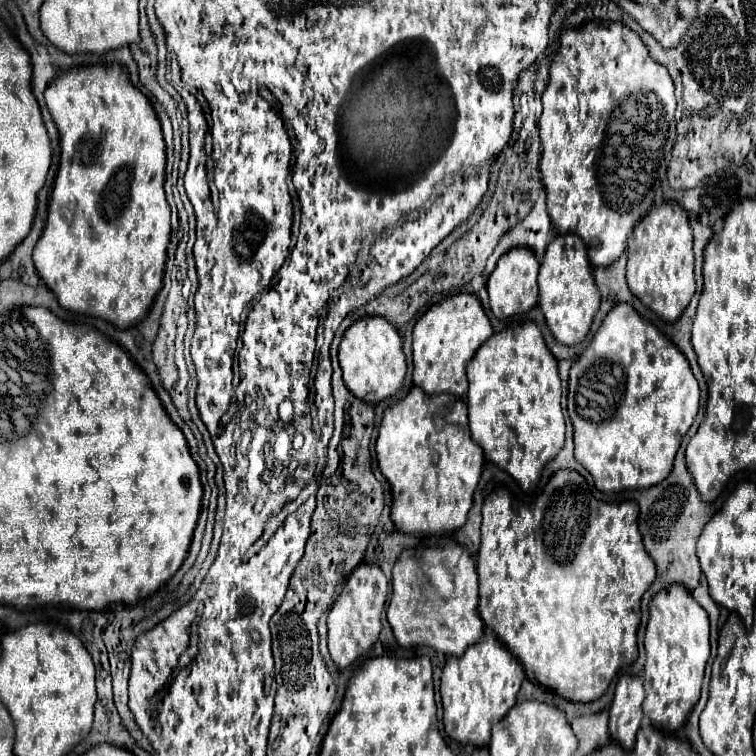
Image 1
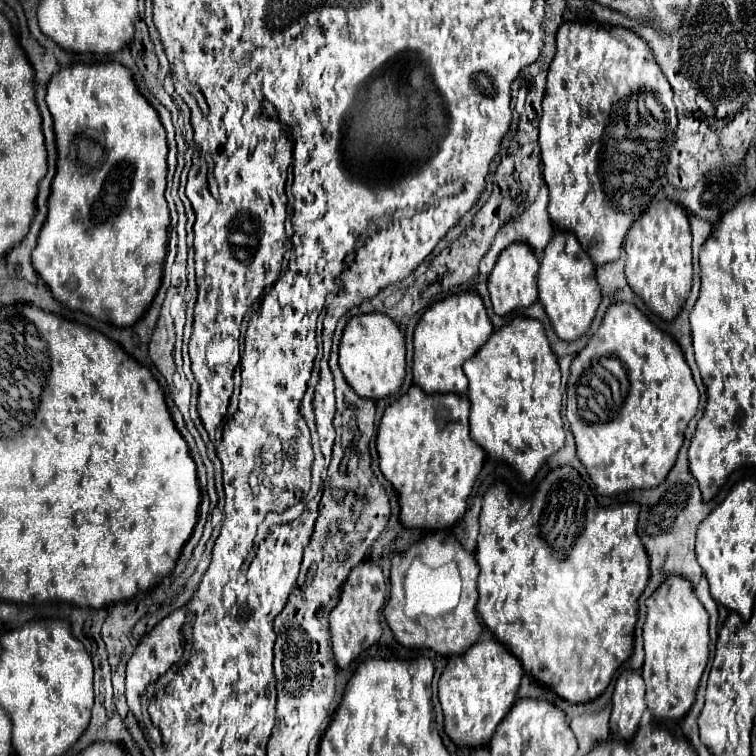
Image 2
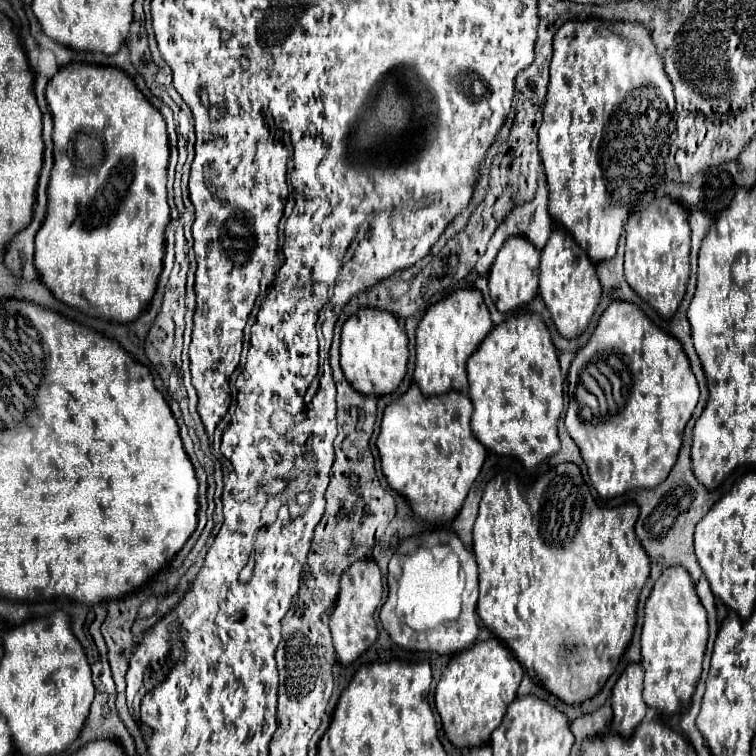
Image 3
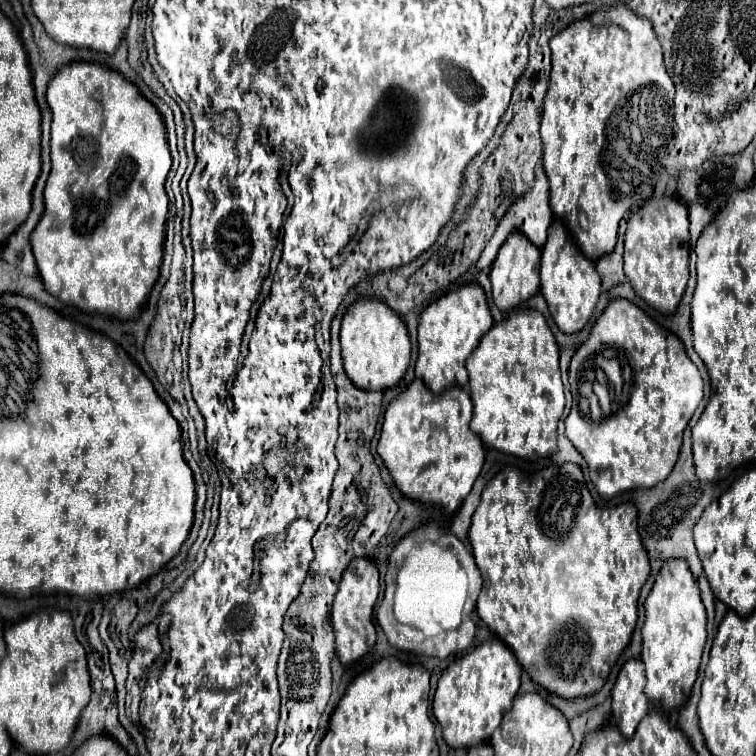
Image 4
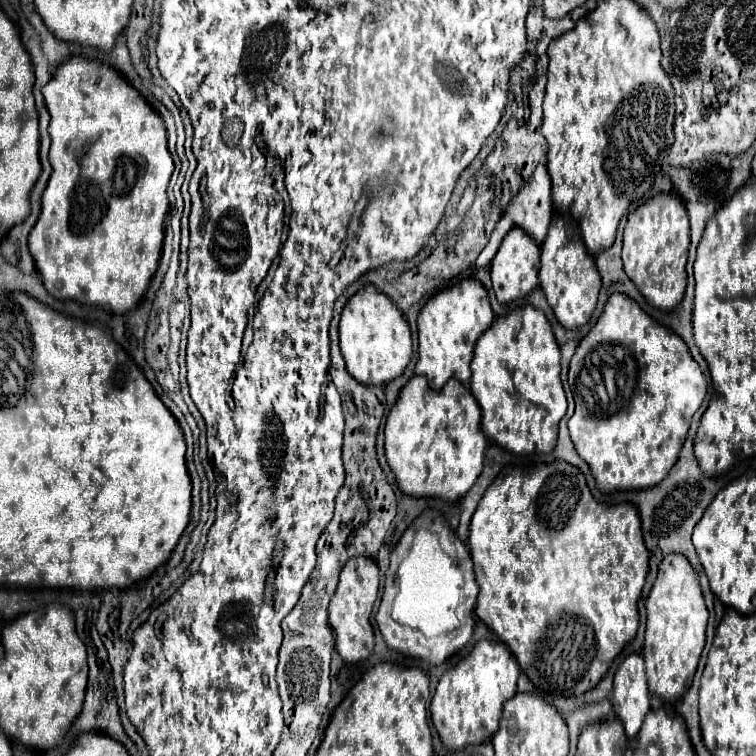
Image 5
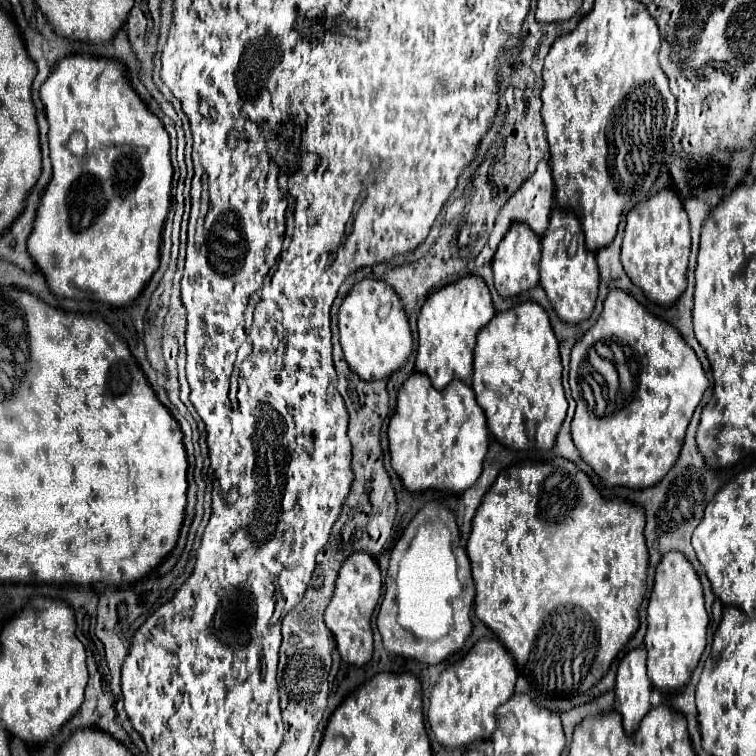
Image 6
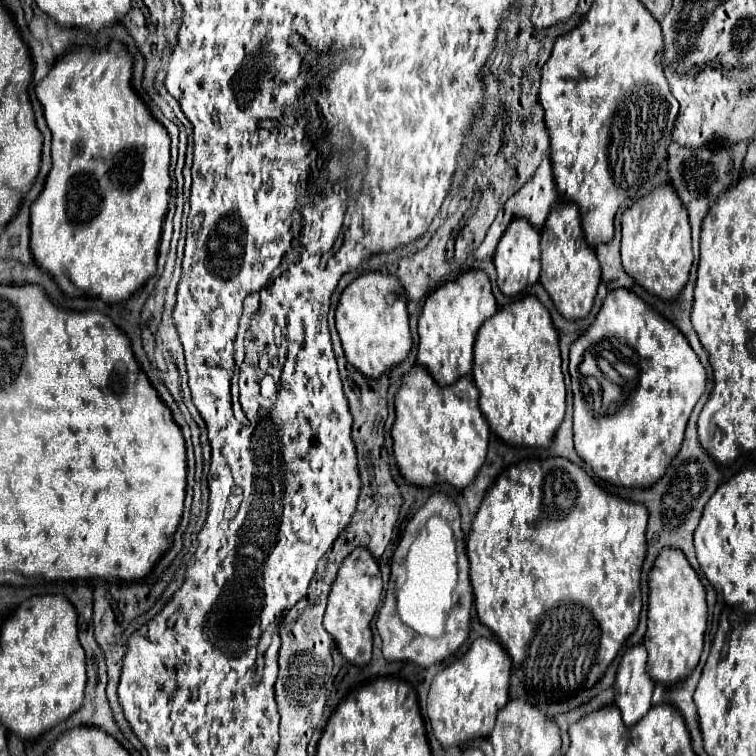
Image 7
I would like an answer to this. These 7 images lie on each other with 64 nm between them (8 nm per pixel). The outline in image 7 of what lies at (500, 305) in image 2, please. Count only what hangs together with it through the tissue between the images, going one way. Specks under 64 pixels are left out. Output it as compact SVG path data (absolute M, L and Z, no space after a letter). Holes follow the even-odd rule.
M514 220L496 248L494 266L498 274L498 288L506 296L516 296L526 286L536 284L540 278L540 232L528 220Z

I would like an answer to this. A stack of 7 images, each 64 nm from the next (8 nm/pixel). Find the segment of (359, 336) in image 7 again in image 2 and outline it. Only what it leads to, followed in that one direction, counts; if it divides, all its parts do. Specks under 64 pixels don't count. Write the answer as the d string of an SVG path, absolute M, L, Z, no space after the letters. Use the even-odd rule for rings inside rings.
M380 312L354 316L340 340L340 368L350 388L362 398L380 400L396 394L406 376L406 346L398 324Z

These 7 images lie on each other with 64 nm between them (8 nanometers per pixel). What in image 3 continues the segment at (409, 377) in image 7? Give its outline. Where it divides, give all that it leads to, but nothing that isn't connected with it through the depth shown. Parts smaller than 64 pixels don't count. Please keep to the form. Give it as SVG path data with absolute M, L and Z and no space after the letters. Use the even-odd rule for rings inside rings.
M414 382L396 402L386 406L376 440L388 484L406 498L412 516L428 522L452 522L472 482L478 478L486 448L470 432L472 402L464 394L424 396Z

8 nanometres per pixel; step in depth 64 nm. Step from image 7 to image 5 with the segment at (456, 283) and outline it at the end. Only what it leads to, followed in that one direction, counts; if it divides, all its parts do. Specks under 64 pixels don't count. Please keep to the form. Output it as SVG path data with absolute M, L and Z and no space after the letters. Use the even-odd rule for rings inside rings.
M470 278L470 280L462 280L462 282L454 284L452 288L446 288L442 292L438 292L432 300L428 300L428 304L422 308L422 312L418 316L418 362L416 362L416 374L426 376L430 388L434 388L434 390L442 390L442 386L450 378L456 378L462 384L470 382L470 360L472 360L476 340L482 336L484 330L490 328L492 322L494 322L494 312L490 308L488 294L486 294L486 288L482 286L482 282Z

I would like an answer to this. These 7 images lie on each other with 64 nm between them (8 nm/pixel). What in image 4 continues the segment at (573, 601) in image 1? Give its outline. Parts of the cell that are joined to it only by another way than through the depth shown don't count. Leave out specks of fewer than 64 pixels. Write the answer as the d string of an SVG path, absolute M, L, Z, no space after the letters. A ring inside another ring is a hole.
M566 464L566 472L562 472L562 466L548 466L540 472L532 476L526 476L524 472L516 470L516 472L498 472L484 488L482 492L480 506L472 518L472 528L470 528L470 544L472 544L472 554L474 560L480 568L482 574L482 590L478 596L478 606L476 612L478 616L488 624L488 628L500 636L502 642L506 642L506 646L510 646L510 650L514 652L514 656L518 658L520 666L524 668L524 672L542 688L546 688L548 692L562 696L566 700L576 700L576 698L584 698L590 694L596 694L604 682L608 680L608 674L612 670L612 666L616 664L618 656L622 654L622 650L628 646L632 632L636 628L636 618L638 618L638 596L640 596L640 588L644 586L644 582L650 576L650 564L648 564L648 556L646 550L642 548L642 540L638 534L638 514L636 506L630 502L613 507L613 510L604 510L598 508L586 488L582 470L578 464Z

